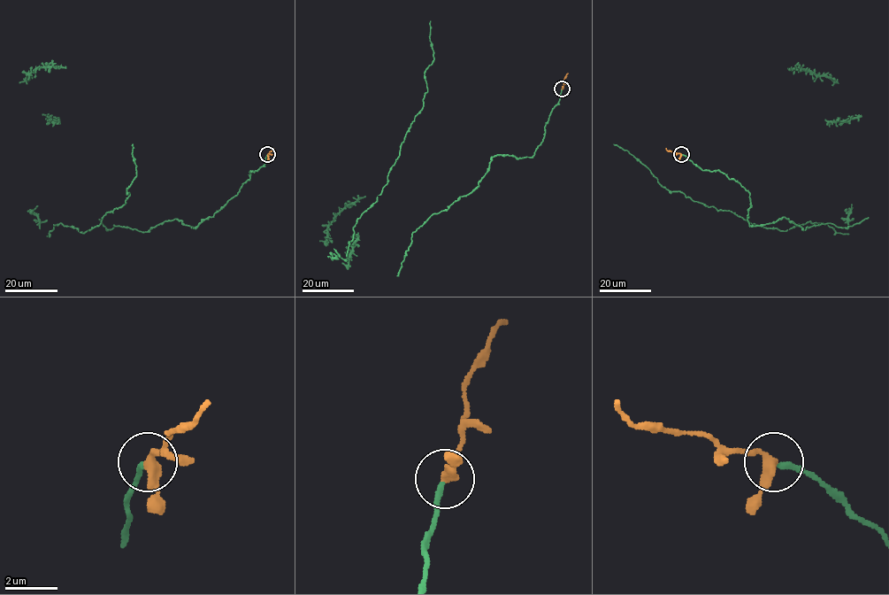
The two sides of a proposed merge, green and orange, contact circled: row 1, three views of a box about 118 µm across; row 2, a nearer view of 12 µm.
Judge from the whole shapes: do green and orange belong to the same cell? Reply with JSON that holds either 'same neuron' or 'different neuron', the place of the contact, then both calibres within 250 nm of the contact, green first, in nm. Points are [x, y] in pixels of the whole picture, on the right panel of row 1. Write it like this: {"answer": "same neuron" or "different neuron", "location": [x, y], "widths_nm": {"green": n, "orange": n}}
{"answer": "different neuron", "location": [681, 154], "widths_nm": {"green": 200, "orange": 320}}

